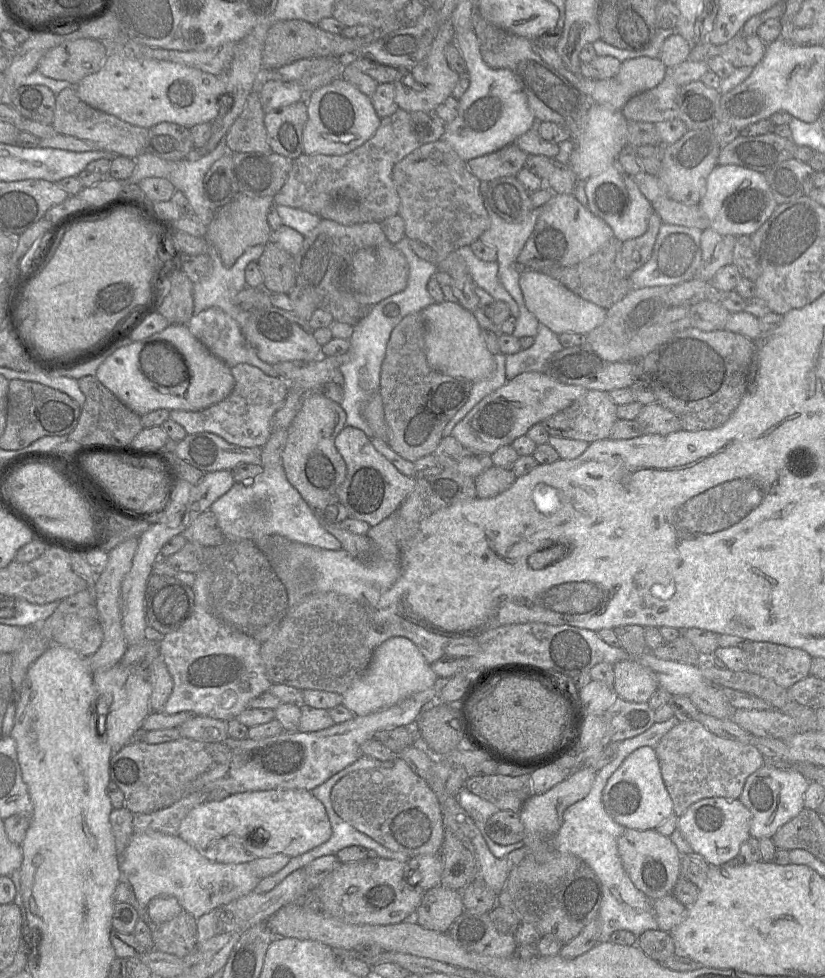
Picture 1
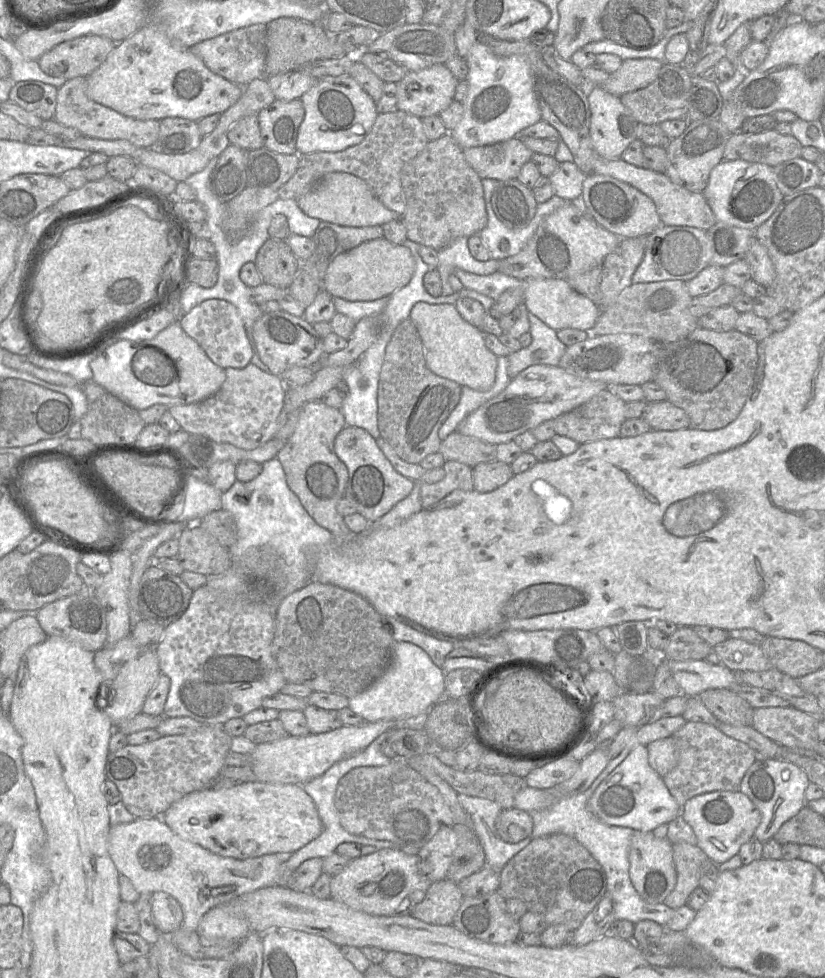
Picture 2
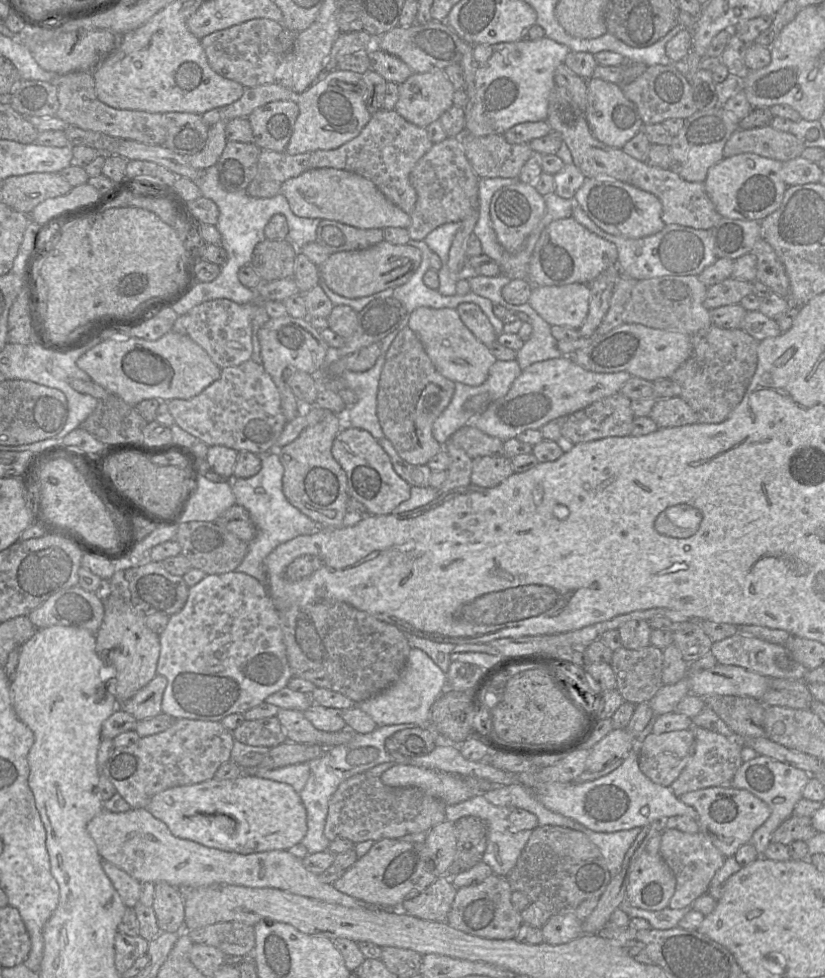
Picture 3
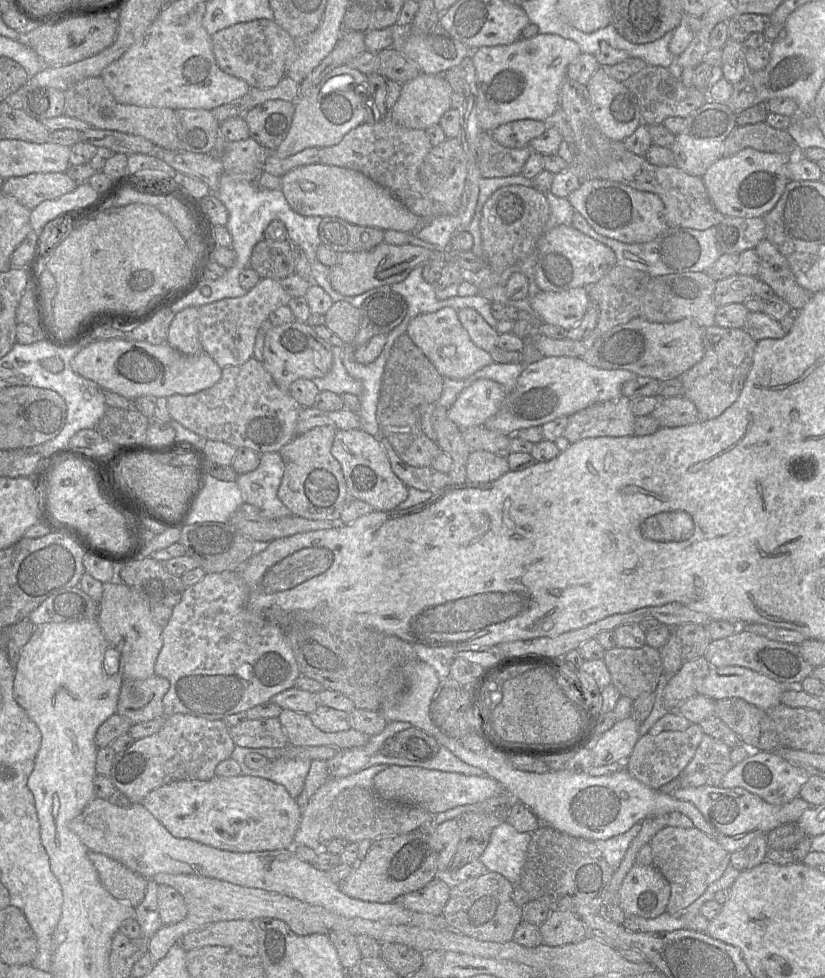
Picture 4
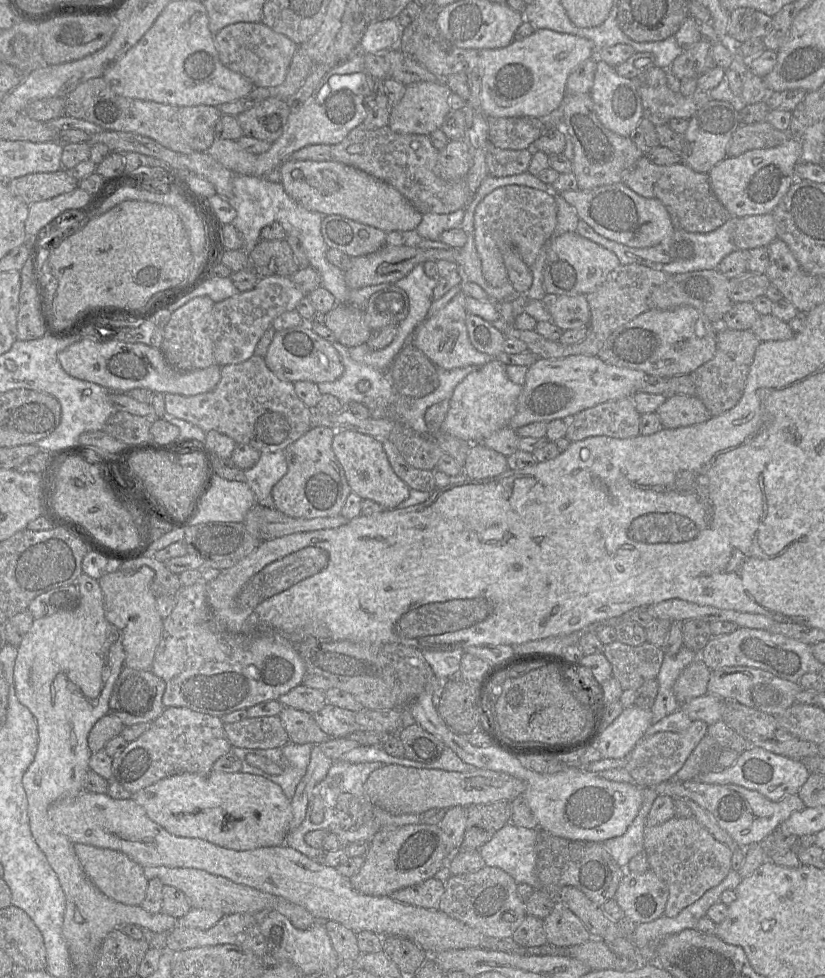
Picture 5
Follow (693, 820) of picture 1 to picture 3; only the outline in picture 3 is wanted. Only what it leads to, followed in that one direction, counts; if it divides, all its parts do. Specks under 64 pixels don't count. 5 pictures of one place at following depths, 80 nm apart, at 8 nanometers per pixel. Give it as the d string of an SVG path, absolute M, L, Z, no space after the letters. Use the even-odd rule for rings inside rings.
M710 787L685 793L679 798L697 811L699 831L708 836L726 858L734 856L741 846L750 843L754 832L771 815L770 807L745 789Z

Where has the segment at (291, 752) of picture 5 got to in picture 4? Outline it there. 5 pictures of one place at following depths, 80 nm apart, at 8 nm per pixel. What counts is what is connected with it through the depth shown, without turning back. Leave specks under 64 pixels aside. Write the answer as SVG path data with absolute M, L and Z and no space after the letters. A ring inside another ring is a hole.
M280 754L261 769L261 777L283 785L293 798L297 798L303 790L310 766L309 759L291 759Z

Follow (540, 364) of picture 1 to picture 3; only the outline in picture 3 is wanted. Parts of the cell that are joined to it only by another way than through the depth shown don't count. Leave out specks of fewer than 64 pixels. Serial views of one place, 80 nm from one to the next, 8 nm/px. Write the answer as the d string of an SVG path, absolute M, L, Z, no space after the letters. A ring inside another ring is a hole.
M509 303L506 309L525 313L529 318L529 324L533 328L530 339L517 351L516 361L522 371L536 362L562 356L557 348L558 341L551 333L551 325L543 320L529 303L521 305Z

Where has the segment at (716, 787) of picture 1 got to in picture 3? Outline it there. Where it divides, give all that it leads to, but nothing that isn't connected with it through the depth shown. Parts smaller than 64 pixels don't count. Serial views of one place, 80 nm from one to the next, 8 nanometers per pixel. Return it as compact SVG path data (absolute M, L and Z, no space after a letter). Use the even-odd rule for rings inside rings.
M693 726L695 739L694 752L678 778L670 785L676 797L710 787L731 787L732 780L744 763L741 757L743 748L740 738L728 738L708 729Z

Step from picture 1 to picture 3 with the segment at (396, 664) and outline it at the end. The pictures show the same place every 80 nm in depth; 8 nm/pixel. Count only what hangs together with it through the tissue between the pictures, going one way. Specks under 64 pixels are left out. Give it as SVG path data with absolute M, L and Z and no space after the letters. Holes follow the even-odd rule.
M411 648L406 665L398 679L373 697L356 702L356 706L370 715L378 726L414 723L429 728L431 708L446 689L446 681L446 673L427 653L419 648Z

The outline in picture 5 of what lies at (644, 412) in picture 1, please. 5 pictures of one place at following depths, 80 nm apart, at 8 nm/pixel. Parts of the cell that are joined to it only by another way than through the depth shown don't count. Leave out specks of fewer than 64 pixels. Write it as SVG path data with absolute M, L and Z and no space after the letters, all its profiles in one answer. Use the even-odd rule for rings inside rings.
M667 395L655 411L664 428L678 428L703 423L712 416L697 396Z

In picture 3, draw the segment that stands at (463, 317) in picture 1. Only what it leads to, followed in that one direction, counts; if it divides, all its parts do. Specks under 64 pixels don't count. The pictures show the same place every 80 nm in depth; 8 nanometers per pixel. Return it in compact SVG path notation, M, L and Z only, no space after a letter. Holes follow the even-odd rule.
M418 307L411 312L408 326L421 341L436 370L453 382L482 385L497 361L489 348L466 327L454 308Z

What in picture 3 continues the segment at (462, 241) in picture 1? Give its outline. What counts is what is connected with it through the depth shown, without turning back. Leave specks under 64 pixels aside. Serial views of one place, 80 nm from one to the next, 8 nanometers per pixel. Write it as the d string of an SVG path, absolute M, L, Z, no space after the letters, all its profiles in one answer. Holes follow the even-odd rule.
M446 137L441 142L434 143L418 160L409 175L409 180L417 194L414 210L410 214L411 224L407 228L412 240L424 240L438 226L460 221L478 206L479 177L472 170L459 137Z

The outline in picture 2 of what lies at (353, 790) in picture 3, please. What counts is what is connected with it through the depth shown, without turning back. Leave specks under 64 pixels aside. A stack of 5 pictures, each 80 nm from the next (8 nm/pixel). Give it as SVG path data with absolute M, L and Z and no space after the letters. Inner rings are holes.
M396 755L388 766L352 769L337 784L334 806L340 824L349 833L390 841L399 850L417 855L442 826L454 826L454 817L440 791L423 777L392 781L393 773L407 766L405 758Z

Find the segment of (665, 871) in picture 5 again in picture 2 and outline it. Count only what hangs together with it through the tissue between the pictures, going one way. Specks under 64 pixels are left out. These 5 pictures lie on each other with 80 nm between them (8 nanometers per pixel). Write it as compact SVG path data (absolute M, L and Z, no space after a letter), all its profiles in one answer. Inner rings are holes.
M681 842L673 844L673 860L677 883L663 904L671 909L677 909L686 905L690 894L699 887L700 866L710 859L697 845Z

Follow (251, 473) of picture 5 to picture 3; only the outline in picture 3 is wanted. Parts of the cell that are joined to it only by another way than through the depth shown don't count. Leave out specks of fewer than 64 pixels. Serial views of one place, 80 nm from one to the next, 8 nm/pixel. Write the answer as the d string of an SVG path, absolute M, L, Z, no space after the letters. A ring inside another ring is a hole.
M266 452L260 455L262 466L260 471L249 478L230 480L236 504L245 507L256 528L256 536L248 542L248 551L235 571L246 573L267 587L268 576L265 567L266 557L280 544L300 535L311 535L320 531L321 523L313 521L285 497L282 490L284 467L278 452Z

